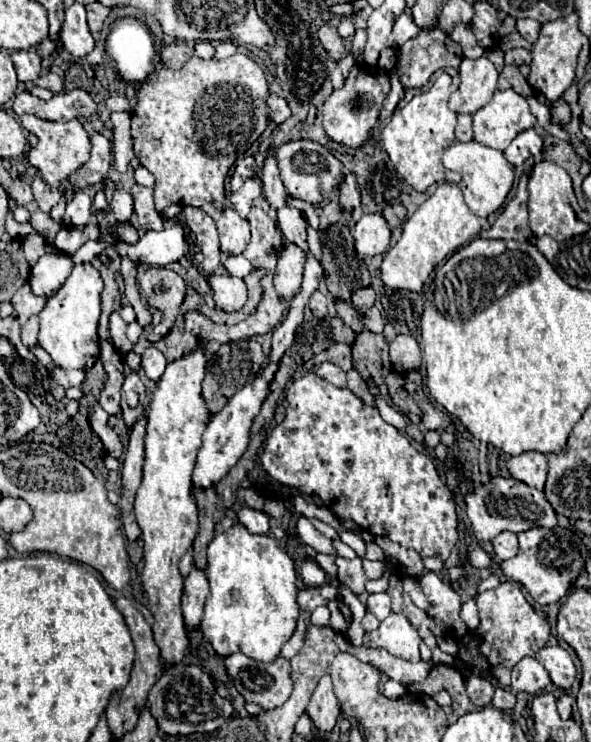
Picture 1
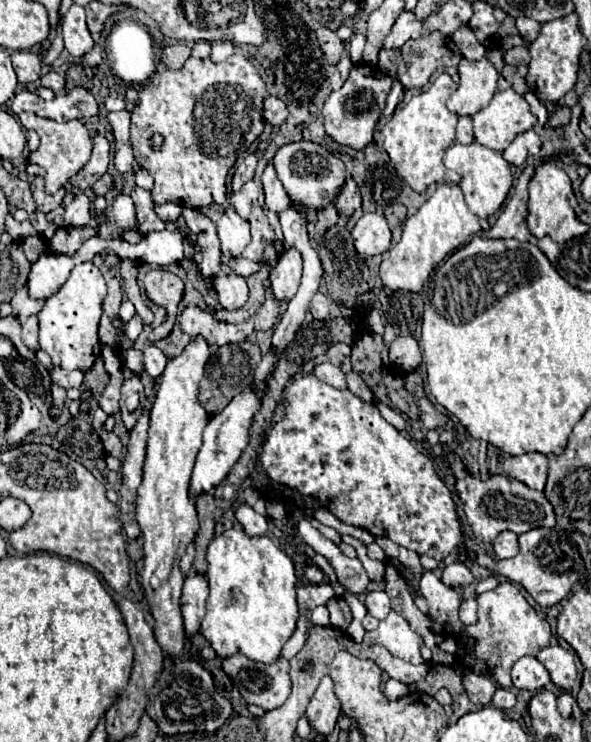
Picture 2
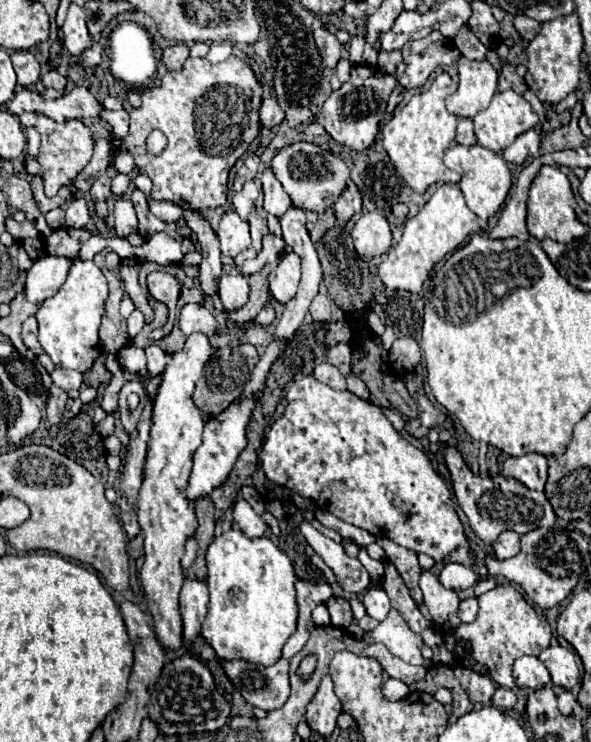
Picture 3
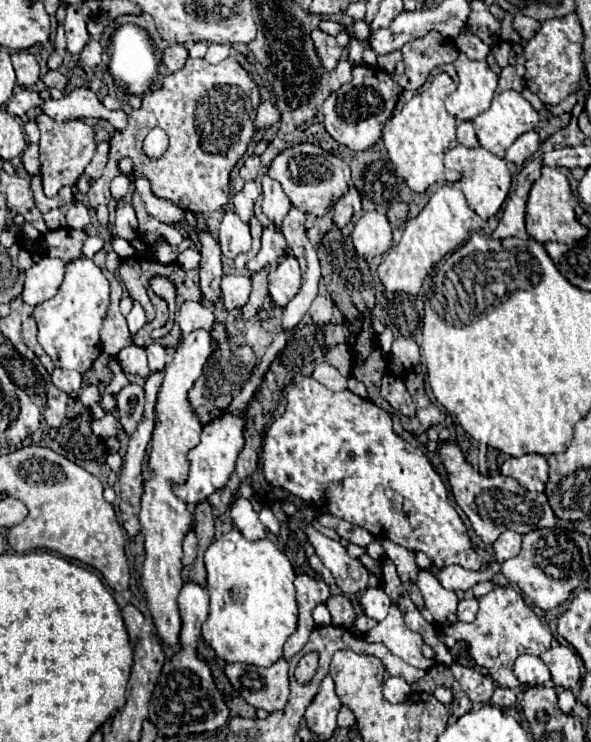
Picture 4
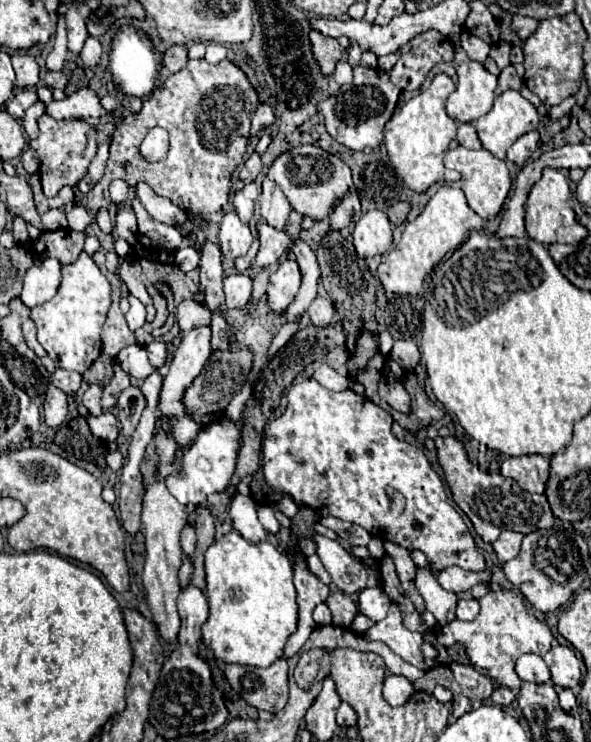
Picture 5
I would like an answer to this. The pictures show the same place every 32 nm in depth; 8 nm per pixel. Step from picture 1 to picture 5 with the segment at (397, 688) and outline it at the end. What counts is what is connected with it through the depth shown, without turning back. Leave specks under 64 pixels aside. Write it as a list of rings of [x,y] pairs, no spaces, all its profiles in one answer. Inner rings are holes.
[[[390,674],[384,680],[384,700],[390,706],[404,706],[412,694],[414,694],[414,684],[406,676]]]

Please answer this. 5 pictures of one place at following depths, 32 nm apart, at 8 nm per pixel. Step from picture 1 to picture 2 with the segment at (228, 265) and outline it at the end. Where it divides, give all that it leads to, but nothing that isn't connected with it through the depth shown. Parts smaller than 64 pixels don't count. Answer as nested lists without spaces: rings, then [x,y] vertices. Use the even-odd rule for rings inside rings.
[[[232,258],[228,266],[230,266],[236,274],[240,274],[240,276],[250,276],[250,274],[258,272],[264,264],[262,264],[262,262],[256,264],[254,260],[236,260],[236,258]]]

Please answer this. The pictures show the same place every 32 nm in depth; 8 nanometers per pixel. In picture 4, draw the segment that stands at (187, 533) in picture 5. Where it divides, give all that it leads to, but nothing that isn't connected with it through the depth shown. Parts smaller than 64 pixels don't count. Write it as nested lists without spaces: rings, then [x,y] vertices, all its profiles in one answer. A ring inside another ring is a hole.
[[[188,532],[188,536],[184,536],[182,548],[184,548],[182,564],[192,564],[196,558],[196,534],[194,532]]]

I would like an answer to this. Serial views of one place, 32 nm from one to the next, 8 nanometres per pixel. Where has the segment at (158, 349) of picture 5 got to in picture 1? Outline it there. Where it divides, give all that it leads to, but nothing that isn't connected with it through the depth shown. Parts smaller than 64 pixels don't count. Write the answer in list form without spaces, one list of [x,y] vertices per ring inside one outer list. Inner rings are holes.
[[[154,346],[146,348],[146,352],[142,354],[142,370],[144,370],[146,376],[148,376],[150,380],[154,380],[154,382],[164,374],[166,364],[168,364],[168,362],[166,362],[164,354],[162,354],[158,348],[154,348]]]

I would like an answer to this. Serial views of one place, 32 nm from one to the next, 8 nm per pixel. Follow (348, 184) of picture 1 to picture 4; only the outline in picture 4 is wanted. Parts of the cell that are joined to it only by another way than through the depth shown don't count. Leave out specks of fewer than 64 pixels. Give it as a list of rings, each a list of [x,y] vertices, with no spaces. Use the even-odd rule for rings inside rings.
[[[352,186],[352,188],[336,202],[336,206],[332,208],[334,226],[342,230],[344,226],[350,224],[354,212],[358,212],[358,210],[360,210],[360,194],[358,194],[358,190]]]

